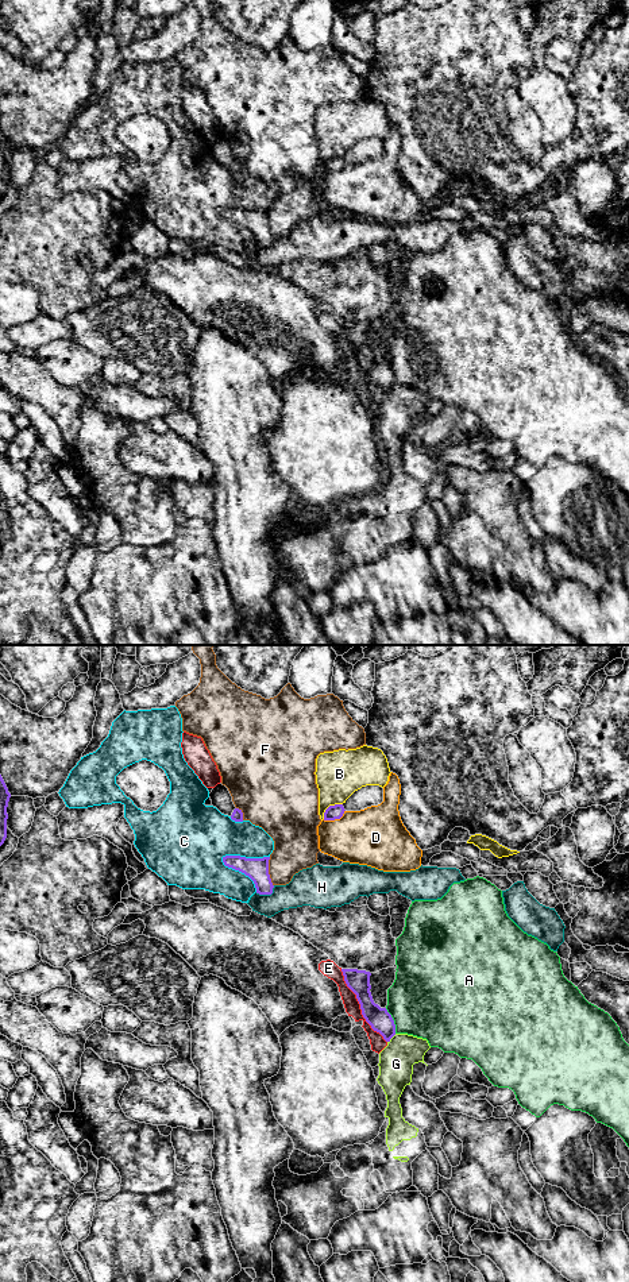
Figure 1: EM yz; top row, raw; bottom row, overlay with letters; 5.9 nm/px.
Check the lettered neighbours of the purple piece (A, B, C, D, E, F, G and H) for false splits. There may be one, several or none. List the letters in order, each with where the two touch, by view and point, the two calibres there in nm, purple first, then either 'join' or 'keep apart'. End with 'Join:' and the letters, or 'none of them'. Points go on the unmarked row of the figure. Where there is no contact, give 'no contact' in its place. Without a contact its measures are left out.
A: yz (393, 373) | 140/460 nm | keep apart
B: yz (330, 158) | 90/280 nm | keep apart
C: yz (239, 223) | 140/280 nm | keep apart
D: yz (335, 170) | 90/340 nm | keep apart
E: yz (361, 359) | 140/90 nm | keep apart
F: yz (267, 224) | 140/280 nm | keep apart
G: yz (392, 389) | 140/200 nm | keep apart
H: yz (266, 246) | 140/200 nm | keep apart
Join: none of them

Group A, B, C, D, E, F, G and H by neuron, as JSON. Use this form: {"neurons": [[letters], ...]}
{"neurons": [["A"], ["B"], ["C"], ["D"], ["E"], ["F"], ["G"], ["H"]]}

